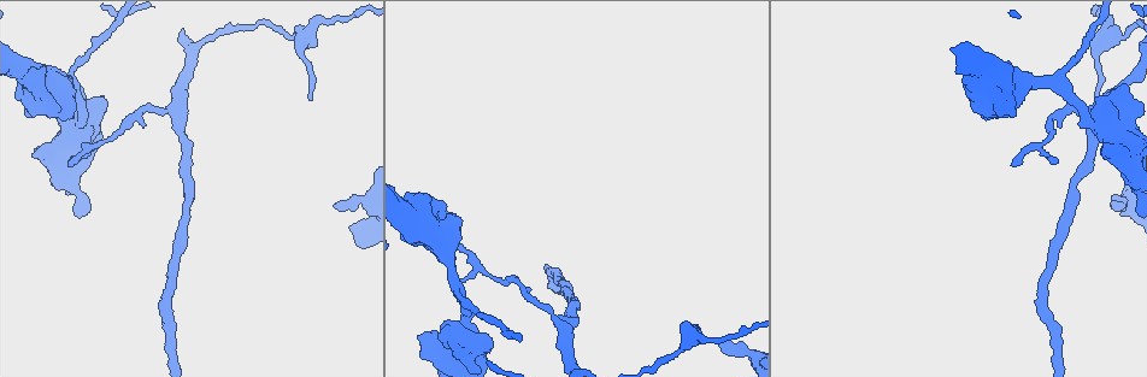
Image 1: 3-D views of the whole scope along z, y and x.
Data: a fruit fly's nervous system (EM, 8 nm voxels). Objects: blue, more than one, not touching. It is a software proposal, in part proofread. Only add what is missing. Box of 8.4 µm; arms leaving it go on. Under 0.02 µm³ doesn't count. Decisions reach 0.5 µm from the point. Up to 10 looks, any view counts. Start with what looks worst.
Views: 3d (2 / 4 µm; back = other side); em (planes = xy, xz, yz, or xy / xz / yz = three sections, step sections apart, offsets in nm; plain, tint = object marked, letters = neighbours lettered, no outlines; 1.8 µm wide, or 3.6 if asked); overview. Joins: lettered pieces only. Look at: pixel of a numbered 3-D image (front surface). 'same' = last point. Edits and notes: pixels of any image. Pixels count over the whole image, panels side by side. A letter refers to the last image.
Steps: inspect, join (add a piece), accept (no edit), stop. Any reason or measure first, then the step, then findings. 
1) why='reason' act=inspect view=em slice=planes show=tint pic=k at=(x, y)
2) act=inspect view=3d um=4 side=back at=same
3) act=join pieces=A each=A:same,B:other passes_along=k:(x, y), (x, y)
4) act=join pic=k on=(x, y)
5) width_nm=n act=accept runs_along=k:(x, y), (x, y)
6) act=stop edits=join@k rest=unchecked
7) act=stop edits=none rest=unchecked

why='free end' act=inspect view=3d um=2 pic=1 at=(335, 207)

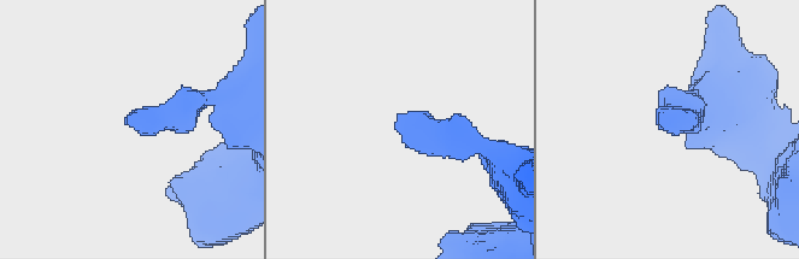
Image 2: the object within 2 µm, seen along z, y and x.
act=inspect view=em slice=xz step=8 show=letters pic=2 at=(399, 125)

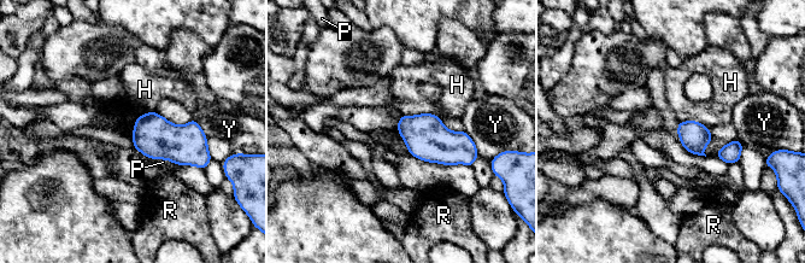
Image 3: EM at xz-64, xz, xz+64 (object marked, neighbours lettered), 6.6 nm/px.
act=accept each=H:other,P:other,R:other,Y:other border=3:(145, 155), (165, 158), (180, 165) found='none of them fits'

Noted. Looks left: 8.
why='free end' act=inspect view=em slice=xz step=4 show=tint pic=1 at=(308, 100)

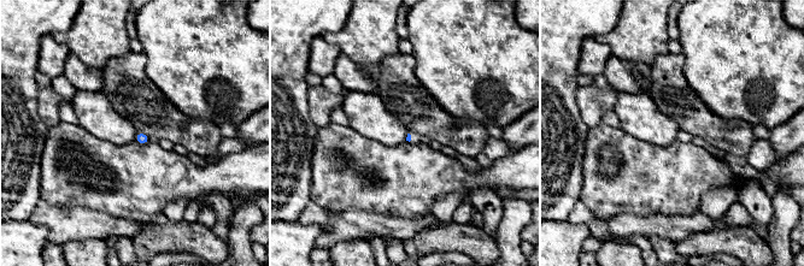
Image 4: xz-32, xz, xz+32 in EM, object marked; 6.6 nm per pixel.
why='another direction' act=inspect view=em slice=planes show=tint at=same

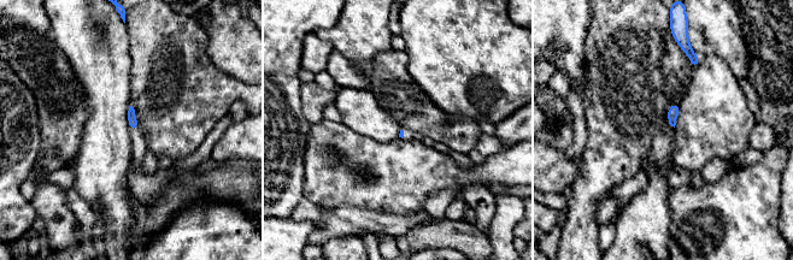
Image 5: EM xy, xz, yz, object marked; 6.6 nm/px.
act=inspect view=em slice=planes show=letters at=same

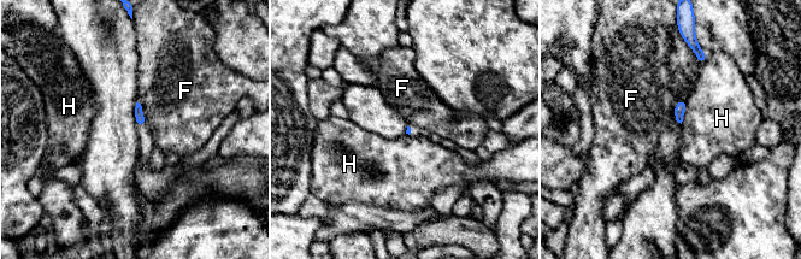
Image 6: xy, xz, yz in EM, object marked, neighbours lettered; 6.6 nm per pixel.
act=accept each=F:other,H:other border=6:(136, 101), (141, 106), (146, 123) found='no lettered piece goes on from it'

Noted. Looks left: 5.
act=inspect view=3d um=4 side=back pic=1 at=(490, 351)

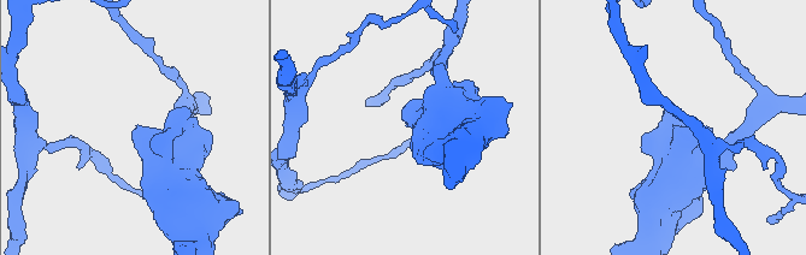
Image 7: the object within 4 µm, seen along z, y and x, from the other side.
why='now the EM' act=inspect view=em slice=planes show=letters pic=7 at=(137, 124)

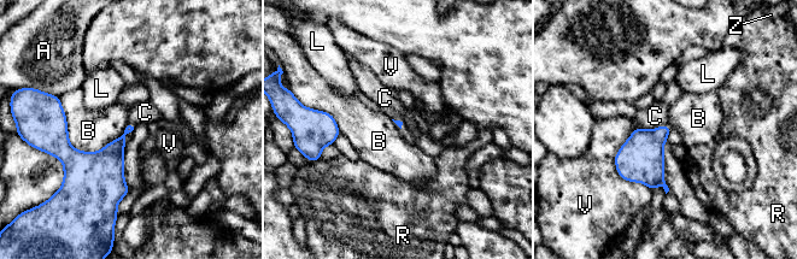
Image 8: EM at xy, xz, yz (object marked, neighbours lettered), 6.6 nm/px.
longest_contact=B:500nm act=accept each=A:other,B:other,C:other,L:other,R:other,V:other,Z:other found='no lettered piece goes on from it'

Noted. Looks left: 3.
why='branch stops here' act=inspect view=em slice=planes show=letters pic=1 at=(42, 67)

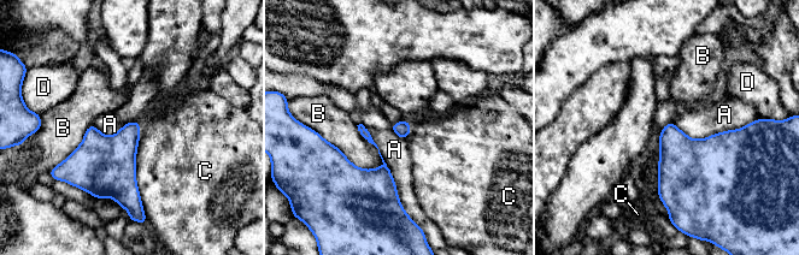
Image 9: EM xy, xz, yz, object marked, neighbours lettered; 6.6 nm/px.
longest_contact=A:650nm act=accept each=A:other,B:other,C:other,D:other border=9:(362, 123), (388, 167), (405, 211) found='no lettered piece goes on from it'

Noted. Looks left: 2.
act=stop edits=none rest=unchecked

